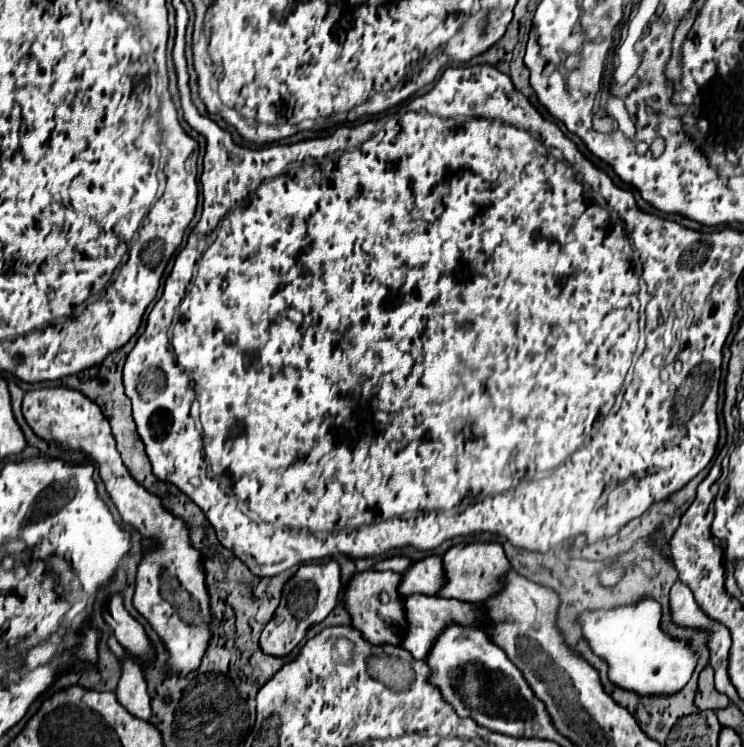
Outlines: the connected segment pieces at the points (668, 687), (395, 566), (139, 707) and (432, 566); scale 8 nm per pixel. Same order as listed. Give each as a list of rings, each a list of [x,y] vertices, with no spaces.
[[[644,598],[638,606],[608,612],[584,612],[580,616],[584,638],[594,654],[604,658],[610,666],[610,680],[626,690],[646,694],[672,694],[686,686],[694,668],[696,654],[686,642],[678,642],[660,628],[660,604],[653,598]]]
[[[394,556],[376,566],[376,570],[394,570],[394,572],[404,572],[406,568],[408,568],[408,558],[402,558],[402,556]]]
[[[134,660],[124,662],[122,678],[118,682],[116,694],[122,706],[130,708],[136,718],[144,718],[144,720],[150,718],[150,696],[146,690],[146,680],[142,668]]]
[[[426,556],[416,562],[406,572],[406,582],[402,582],[402,594],[428,594],[434,596],[446,586],[446,572],[440,556]]]

